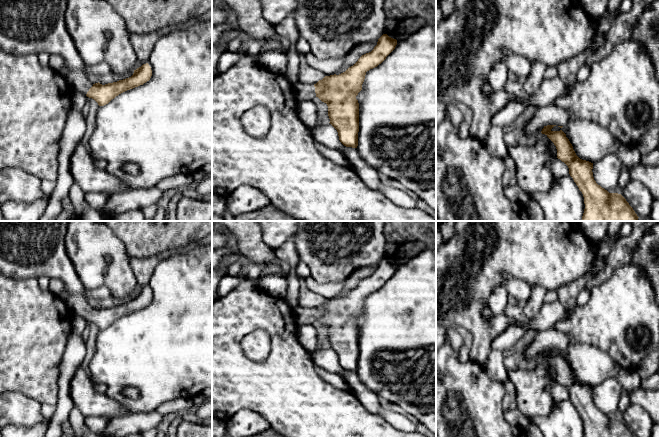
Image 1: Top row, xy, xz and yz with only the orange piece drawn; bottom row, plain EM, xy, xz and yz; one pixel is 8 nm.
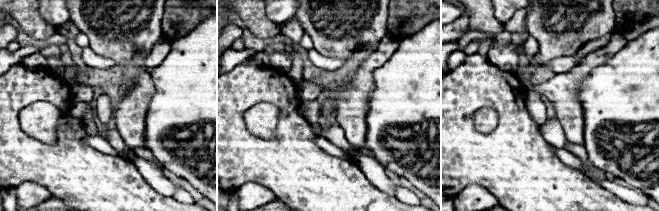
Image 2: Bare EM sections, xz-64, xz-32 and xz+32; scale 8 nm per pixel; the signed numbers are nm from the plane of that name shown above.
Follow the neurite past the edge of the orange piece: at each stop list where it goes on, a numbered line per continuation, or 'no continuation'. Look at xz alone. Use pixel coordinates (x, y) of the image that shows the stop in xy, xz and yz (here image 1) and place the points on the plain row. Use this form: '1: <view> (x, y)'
1: xz (304, 316)

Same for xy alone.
1: xy (28, 249)

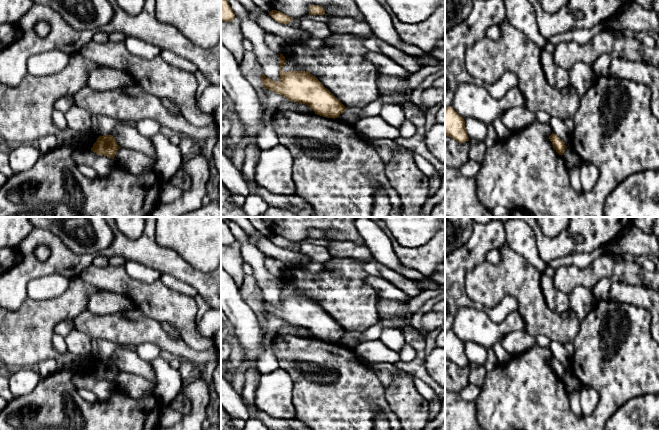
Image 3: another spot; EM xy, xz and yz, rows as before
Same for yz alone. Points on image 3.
no continuation

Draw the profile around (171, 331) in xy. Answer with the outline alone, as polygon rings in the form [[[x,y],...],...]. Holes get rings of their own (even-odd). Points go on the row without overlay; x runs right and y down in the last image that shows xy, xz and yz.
[[[161,324],[162,329],[172,338],[181,339],[179,332],[169,324]]]

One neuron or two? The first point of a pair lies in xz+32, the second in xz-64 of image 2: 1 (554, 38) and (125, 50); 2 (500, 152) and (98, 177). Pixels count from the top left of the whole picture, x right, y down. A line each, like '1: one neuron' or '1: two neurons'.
1: one neuron
2: one neuron

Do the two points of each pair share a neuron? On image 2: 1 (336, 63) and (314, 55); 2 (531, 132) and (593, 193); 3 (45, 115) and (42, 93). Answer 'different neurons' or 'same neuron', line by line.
1: same neuron
2: same neuron
3: different neurons

